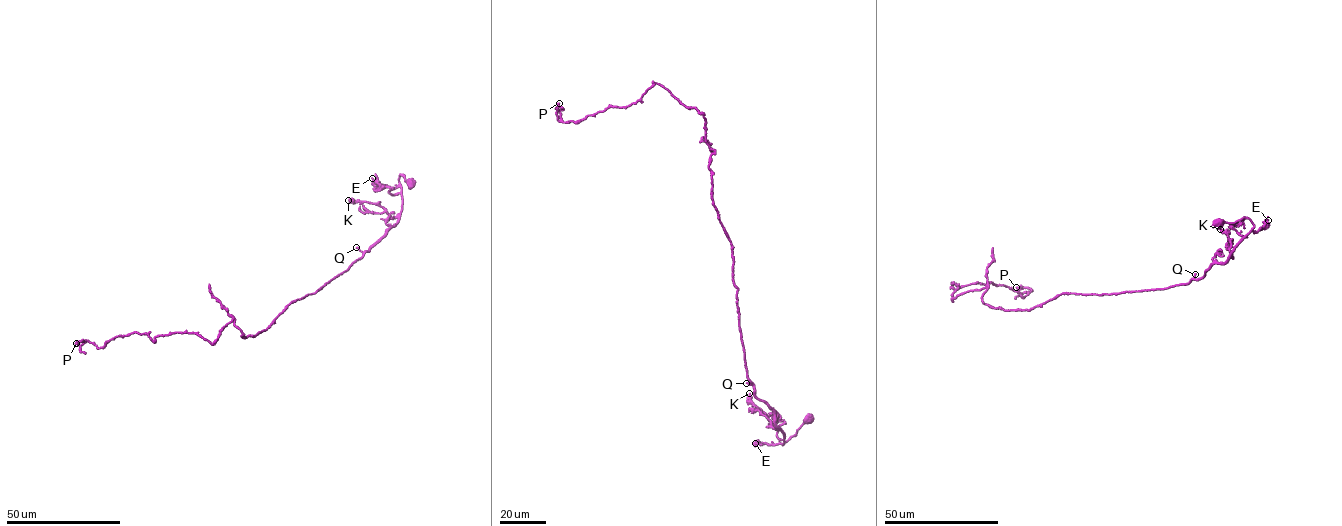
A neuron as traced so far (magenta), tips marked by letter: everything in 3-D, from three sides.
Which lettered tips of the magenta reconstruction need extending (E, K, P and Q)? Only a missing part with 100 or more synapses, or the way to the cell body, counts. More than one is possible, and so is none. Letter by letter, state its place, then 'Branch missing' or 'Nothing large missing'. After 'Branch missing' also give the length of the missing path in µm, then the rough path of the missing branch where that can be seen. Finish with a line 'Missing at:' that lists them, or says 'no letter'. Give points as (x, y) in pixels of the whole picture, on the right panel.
E: Place: (1268, 220). Nothing large missing
K: Place: (1220, 229). Nothing large missing
P: Place: (1016, 287). Nothing large missing
Q: Place: (1195, 274). Nothing large missing
Missing at: no letter

